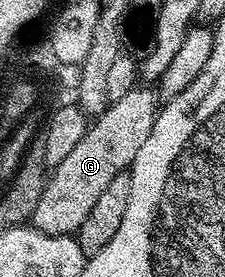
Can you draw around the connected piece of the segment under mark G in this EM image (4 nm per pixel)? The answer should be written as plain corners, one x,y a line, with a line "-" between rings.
136,86
121,98
110,101
107,109
90,121
85,138
66,156
56,168
50,169
44,192
37,208
33,210
30,223
45,234
69,236
78,233
81,222
93,205
101,190
117,178
117,174
128,171
137,158
137,150
145,143
145,138
155,125
155,117
161,107
157,92
151,86

